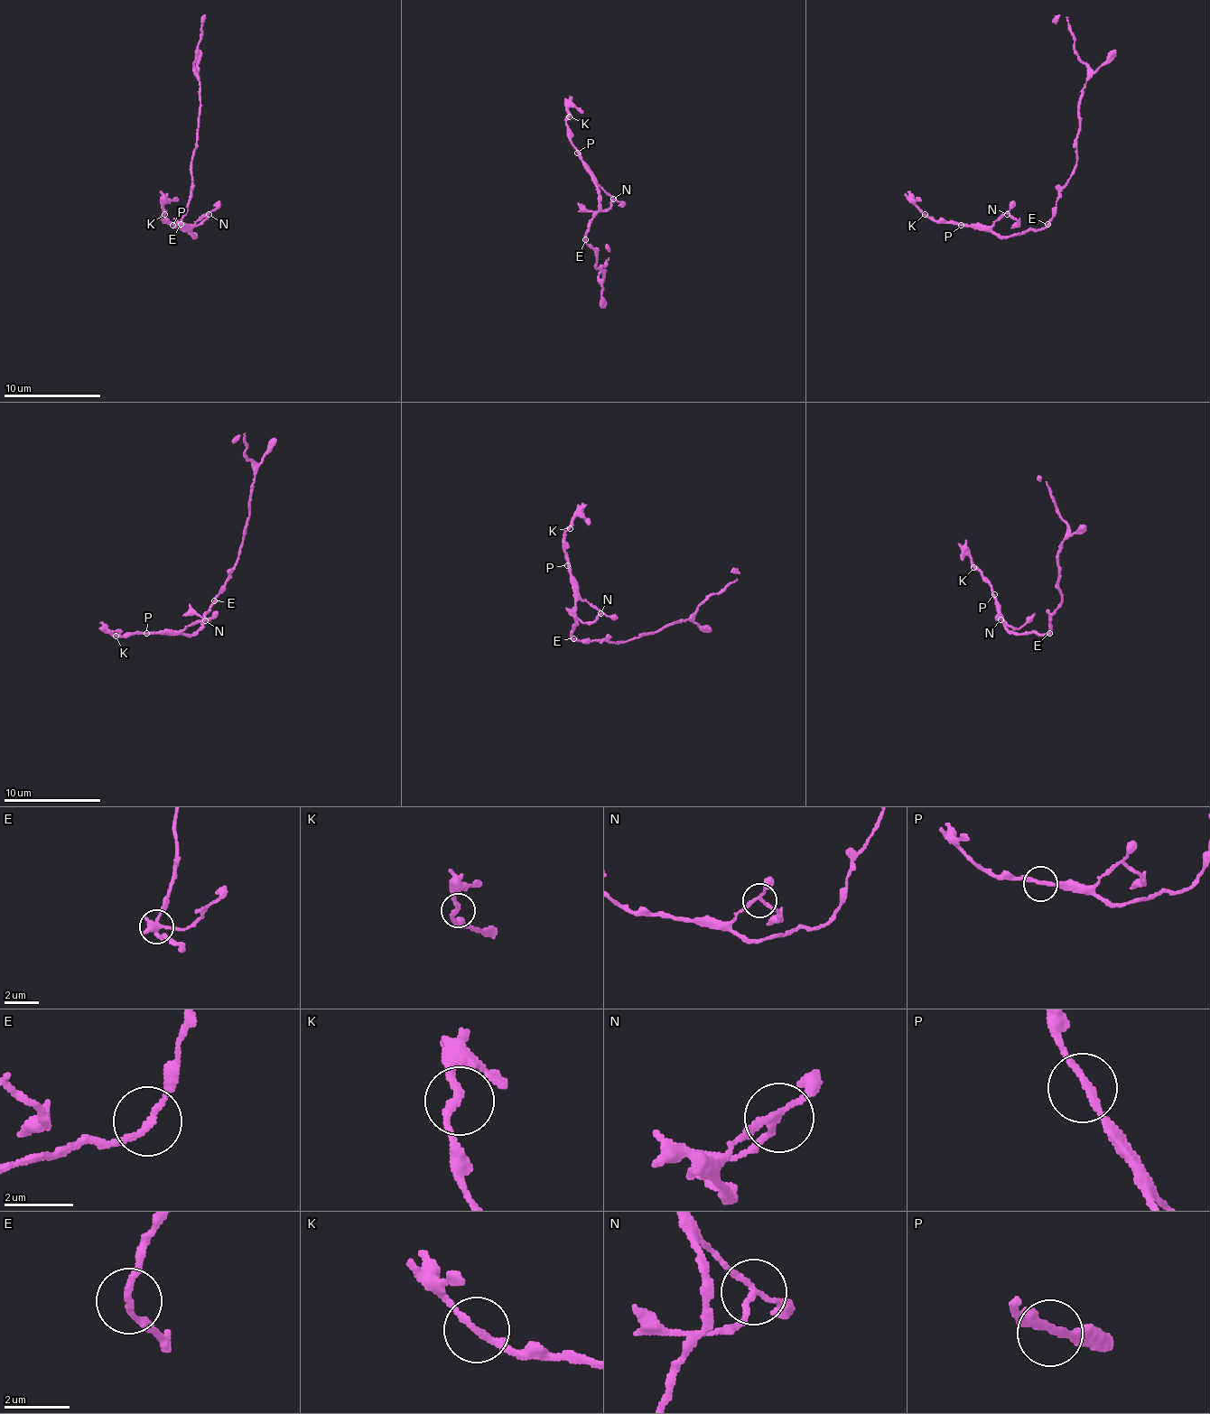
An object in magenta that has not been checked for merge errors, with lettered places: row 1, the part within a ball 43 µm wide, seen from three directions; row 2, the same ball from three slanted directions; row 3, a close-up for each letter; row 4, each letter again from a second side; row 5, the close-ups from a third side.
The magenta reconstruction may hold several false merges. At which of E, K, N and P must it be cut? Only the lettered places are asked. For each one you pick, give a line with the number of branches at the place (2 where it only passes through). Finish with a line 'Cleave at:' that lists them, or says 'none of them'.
E: branches 2
N: branches 3
Cleave at: E, N

